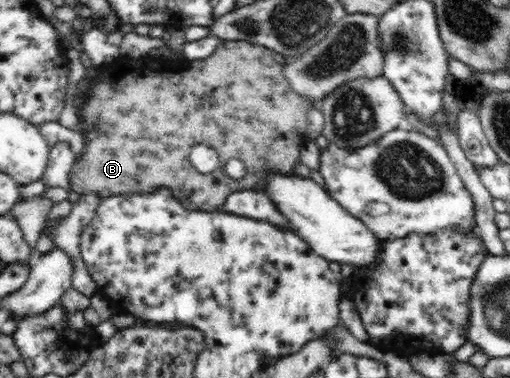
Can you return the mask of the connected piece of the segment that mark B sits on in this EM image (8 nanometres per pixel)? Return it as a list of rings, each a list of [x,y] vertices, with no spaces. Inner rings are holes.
[[[220,41],[216,47],[215,53],[211,54],[204,60],[178,60],[172,61],[166,57],[155,58],[145,57],[131,60],[127,58],[110,66],[98,67],[92,65],[87,73],[87,78],[91,82],[88,94],[84,94],[77,103],[77,114],[79,116],[80,128],[79,133],[85,140],[85,151],[81,156],[75,158],[69,174],[69,186],[71,190],[78,194],[88,194],[95,192],[103,199],[112,194],[135,194],[156,190],[156,186],[152,182],[156,182],[156,178],[164,178],[164,182],[172,182],[172,186],[176,186],[176,192],[173,196],[178,199],[188,210],[214,211],[224,204],[224,200],[236,192],[236,190],[260,190],[264,189],[264,178],[270,172],[279,172],[280,174],[296,174],[296,162],[300,158],[300,146],[305,140],[306,126],[308,124],[308,110],[317,105],[310,103],[308,99],[302,99],[298,92],[290,86],[287,78],[284,76],[283,68],[288,58],[275,50],[263,47],[262,45],[253,45],[246,41]],[[196,144],[206,144],[217,150],[220,166],[209,173],[201,173],[197,171],[189,163],[189,151]],[[230,158],[238,158],[244,163],[246,174],[241,179],[233,179],[226,174],[224,166]]]

